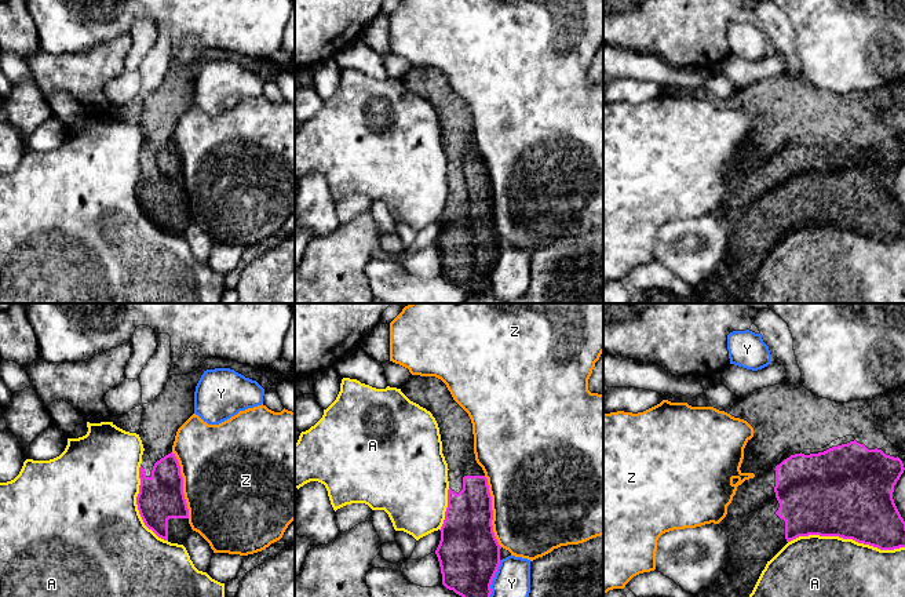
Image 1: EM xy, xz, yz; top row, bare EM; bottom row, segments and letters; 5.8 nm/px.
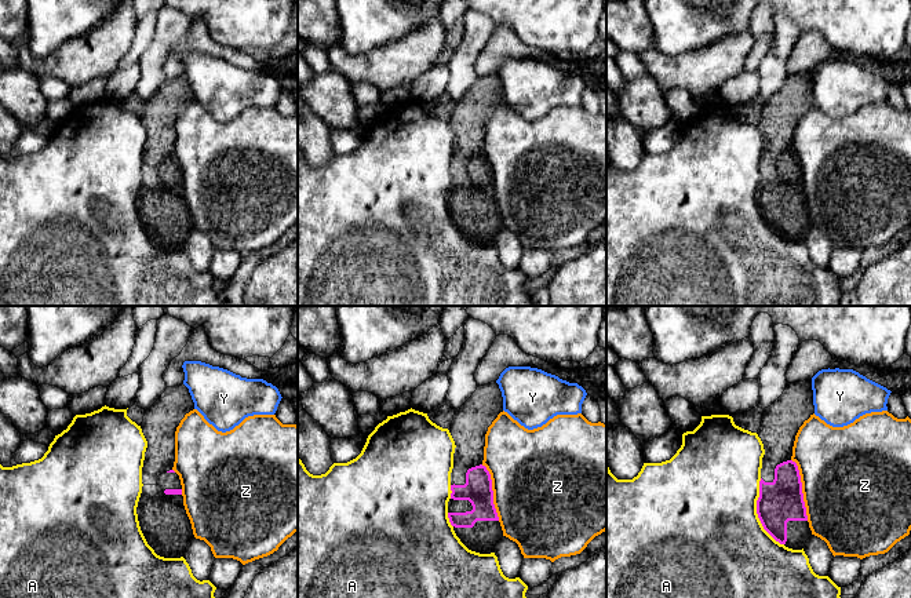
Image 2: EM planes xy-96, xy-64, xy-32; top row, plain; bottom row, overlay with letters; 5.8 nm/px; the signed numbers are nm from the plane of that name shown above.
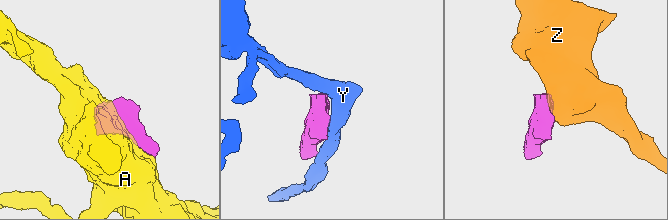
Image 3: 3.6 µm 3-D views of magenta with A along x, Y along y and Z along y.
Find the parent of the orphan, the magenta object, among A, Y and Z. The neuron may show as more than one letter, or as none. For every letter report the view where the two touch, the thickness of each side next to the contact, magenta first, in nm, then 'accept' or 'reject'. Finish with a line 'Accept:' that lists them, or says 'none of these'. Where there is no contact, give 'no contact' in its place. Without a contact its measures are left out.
A: yz | 500/360 nm | reject
Y: xz | 360/200 nm | reject
Z: xz | 340/500 nm | reject
Accept: none of these

